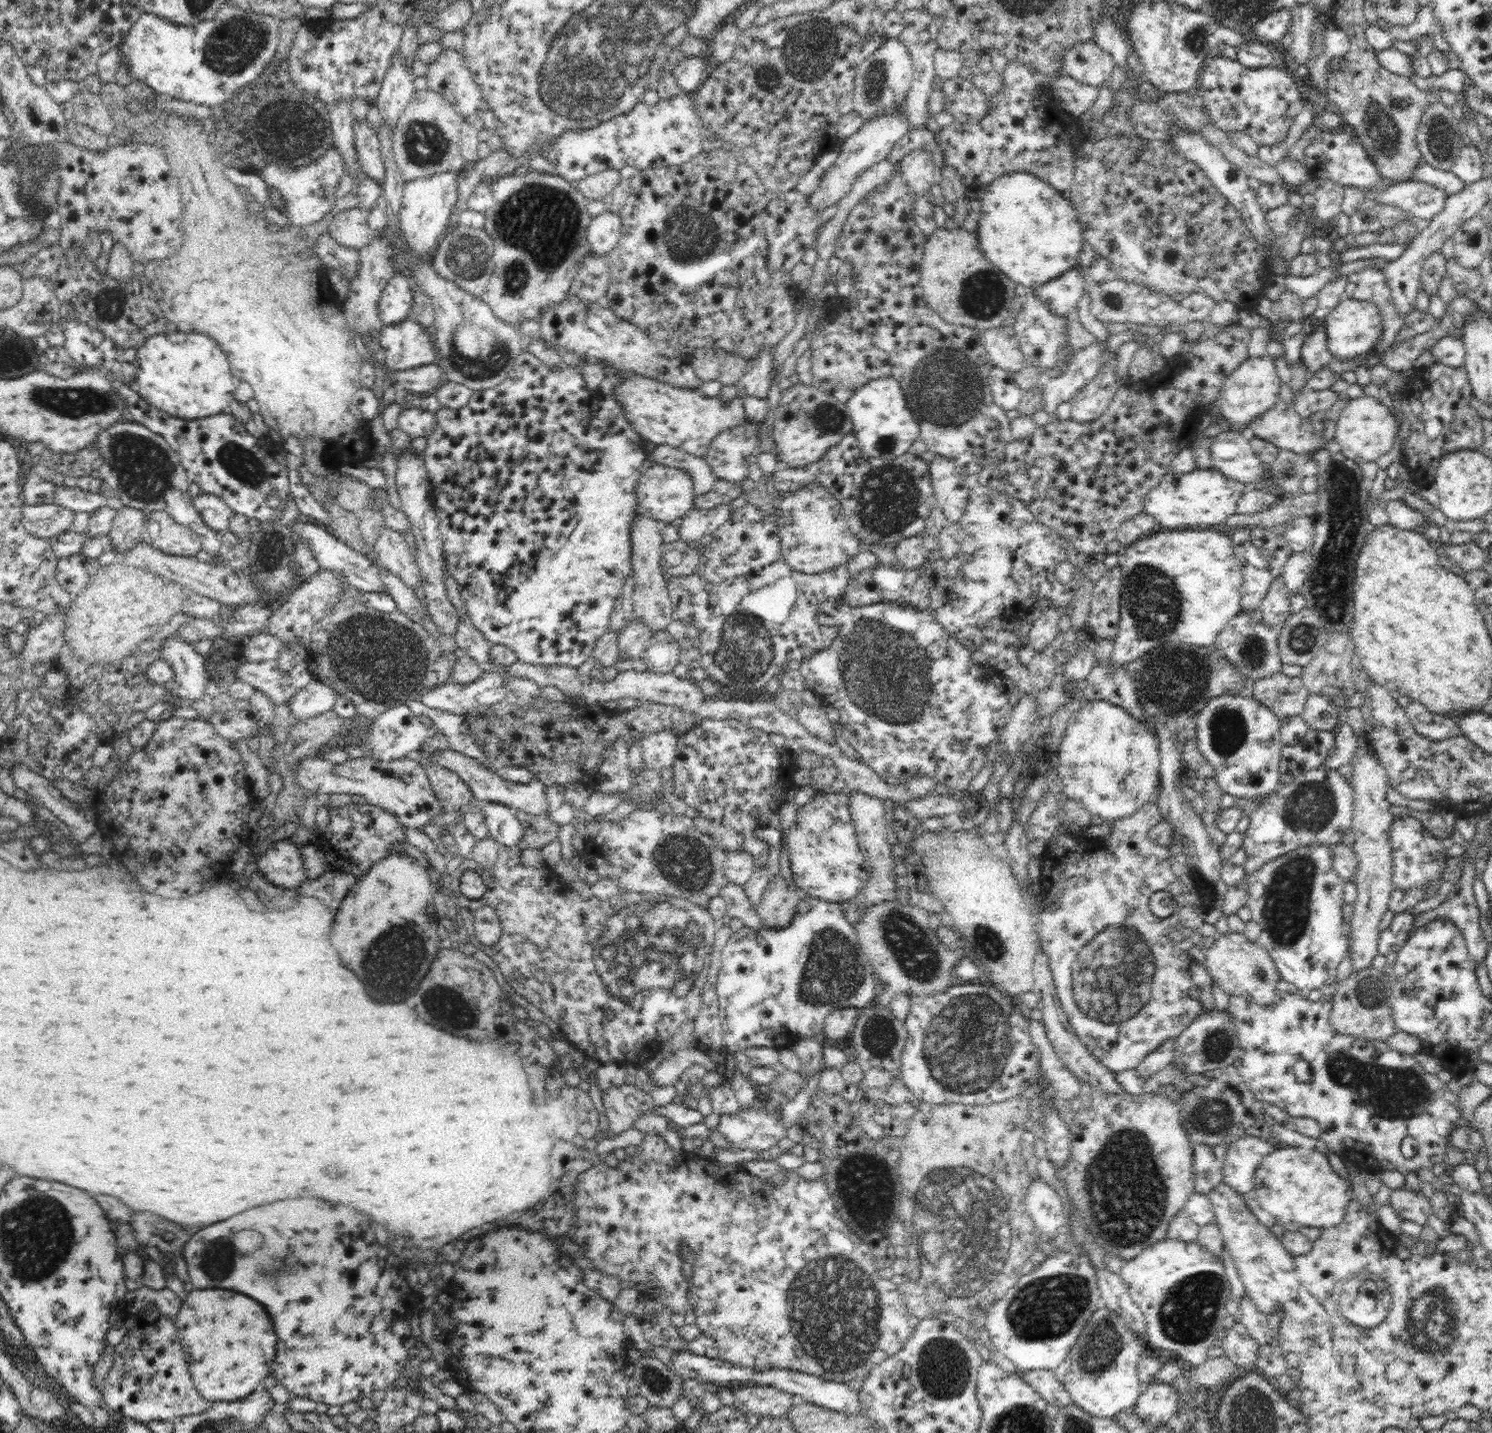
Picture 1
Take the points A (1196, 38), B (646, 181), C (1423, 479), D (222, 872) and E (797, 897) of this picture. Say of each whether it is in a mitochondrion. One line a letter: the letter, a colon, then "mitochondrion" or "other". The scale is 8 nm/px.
A: mitochondrion
B: other
C: other
D: other
E: other

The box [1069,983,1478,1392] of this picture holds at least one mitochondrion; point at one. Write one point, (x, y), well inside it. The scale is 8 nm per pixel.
(1126, 1197)

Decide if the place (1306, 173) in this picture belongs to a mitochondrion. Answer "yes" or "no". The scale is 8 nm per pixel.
no

